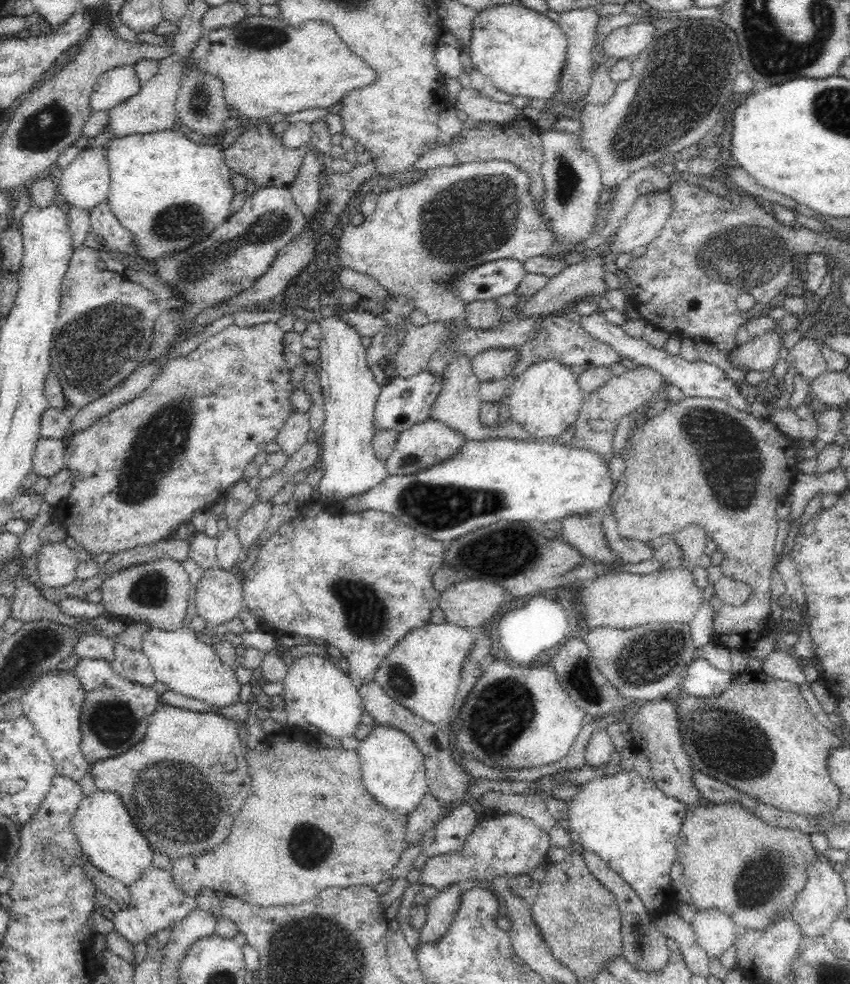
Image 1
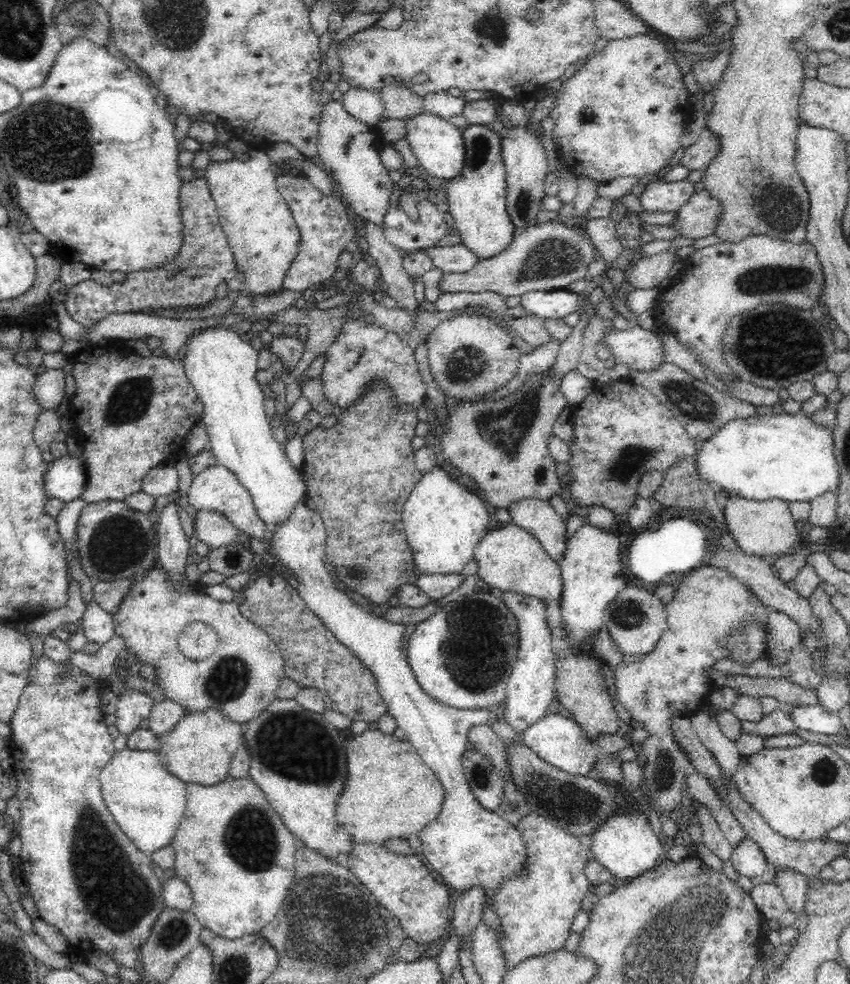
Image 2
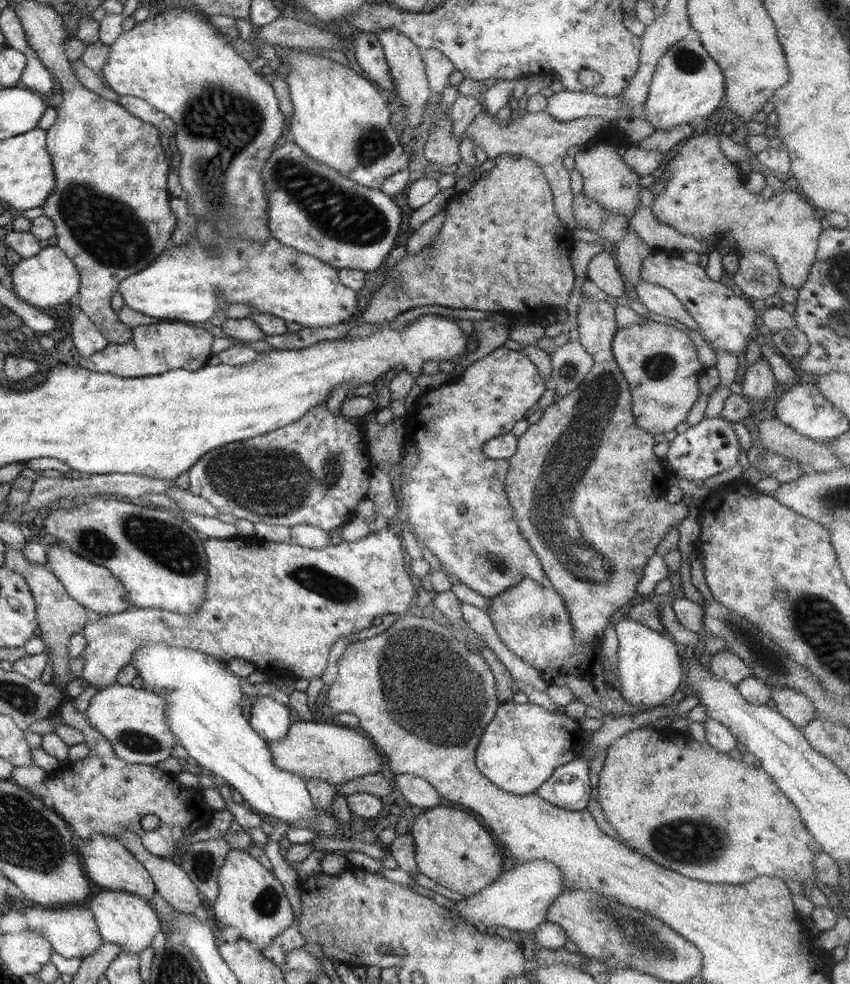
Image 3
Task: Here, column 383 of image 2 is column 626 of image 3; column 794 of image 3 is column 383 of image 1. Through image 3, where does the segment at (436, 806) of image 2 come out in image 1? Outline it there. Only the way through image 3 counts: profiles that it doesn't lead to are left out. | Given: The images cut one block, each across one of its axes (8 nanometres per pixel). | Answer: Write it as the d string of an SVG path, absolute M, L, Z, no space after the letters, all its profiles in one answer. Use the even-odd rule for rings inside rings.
M282 734L282 736L272 736L266 742L261 741L253 749L246 749L245 757L248 765L248 778L251 780L252 788L246 797L244 806L234 819L230 834L226 840L220 842L212 848L212 851L202 854L202 856L182 856L172 860L168 866L175 883L187 894L187 896L196 896L202 888L210 888L214 892L222 890L229 895L240 898L250 905L257 907L278 906L281 904L300 904L304 901L312 900L320 894L324 888L348 888L348 886L364 885L376 886L390 876L390 871L397 865L404 850L405 834L407 829L407 816L390 812L381 804L378 804L372 795L364 789L364 783L361 778L361 766L359 756L356 750L346 750L345 748L324 748L310 738L302 736L304 740L300 742L300 736L294 738L294 734Z

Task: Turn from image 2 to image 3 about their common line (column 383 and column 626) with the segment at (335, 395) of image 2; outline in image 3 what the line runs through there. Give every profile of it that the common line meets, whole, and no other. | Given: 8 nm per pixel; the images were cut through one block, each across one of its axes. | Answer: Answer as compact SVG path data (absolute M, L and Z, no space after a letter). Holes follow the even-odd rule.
M656 321L632 325L616 332L612 354L630 387L632 414L638 426L654 436L670 432L686 420L700 396L698 378L705 370L686 332Z

